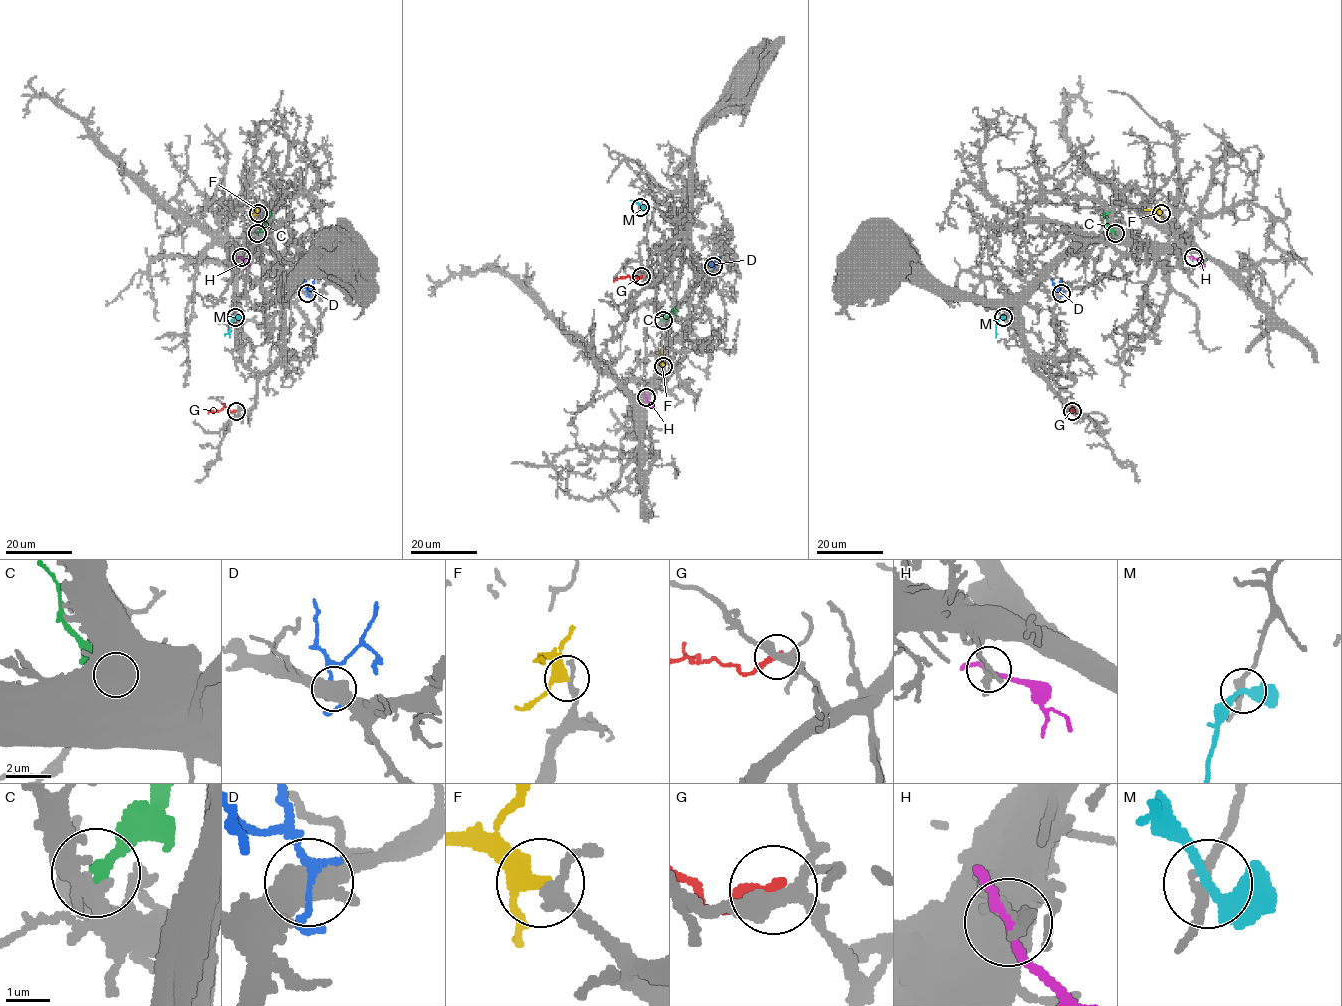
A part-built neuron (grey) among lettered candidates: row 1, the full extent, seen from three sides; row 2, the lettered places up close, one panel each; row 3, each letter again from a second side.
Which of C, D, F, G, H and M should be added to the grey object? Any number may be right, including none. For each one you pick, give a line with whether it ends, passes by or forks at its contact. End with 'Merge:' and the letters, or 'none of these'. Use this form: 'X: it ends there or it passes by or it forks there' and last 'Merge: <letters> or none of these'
F: it passes by
Merge: F

